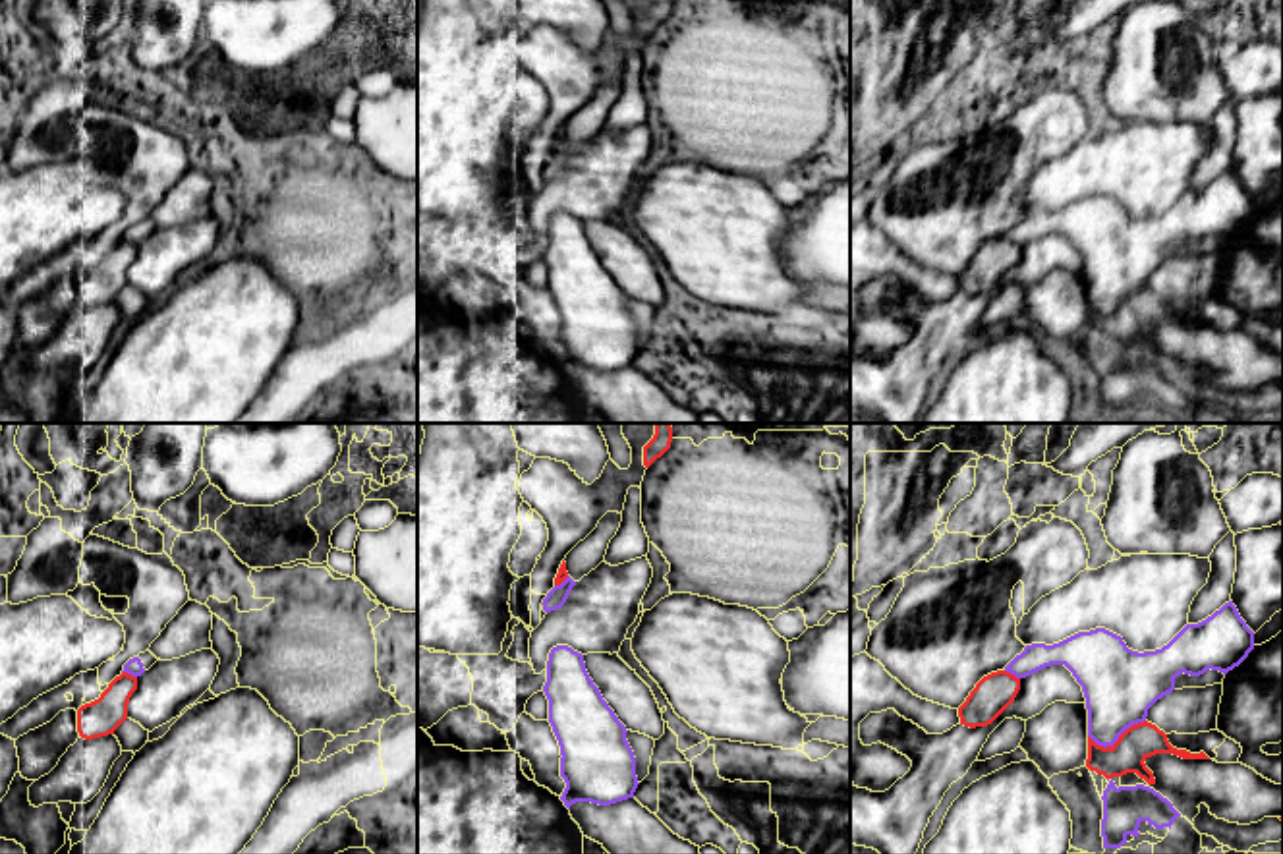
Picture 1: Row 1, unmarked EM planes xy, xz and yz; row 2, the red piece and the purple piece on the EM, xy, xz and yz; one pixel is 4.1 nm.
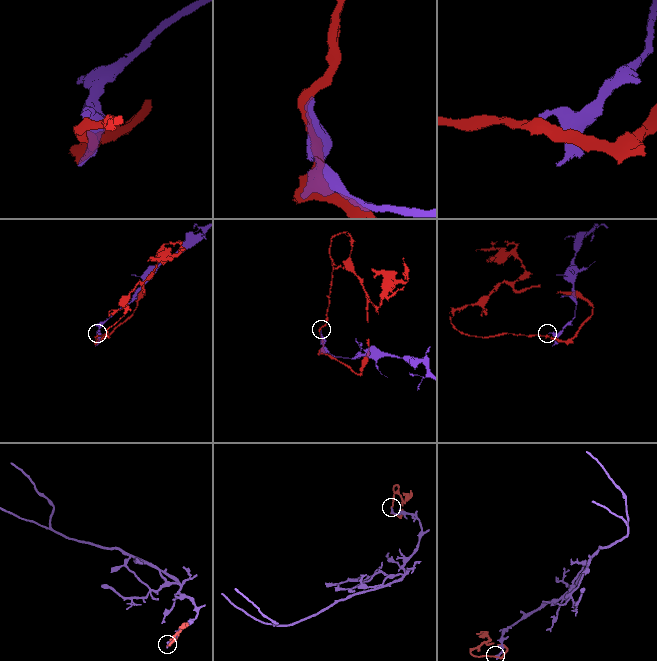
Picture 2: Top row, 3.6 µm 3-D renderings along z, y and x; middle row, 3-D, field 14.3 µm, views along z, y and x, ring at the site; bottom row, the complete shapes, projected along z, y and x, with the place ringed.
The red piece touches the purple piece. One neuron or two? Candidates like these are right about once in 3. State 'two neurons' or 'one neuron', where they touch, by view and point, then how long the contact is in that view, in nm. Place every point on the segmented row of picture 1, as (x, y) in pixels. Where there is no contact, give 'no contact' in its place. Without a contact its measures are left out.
two neurons; meets red in yz at (1117, 740); contact 260 nm long

